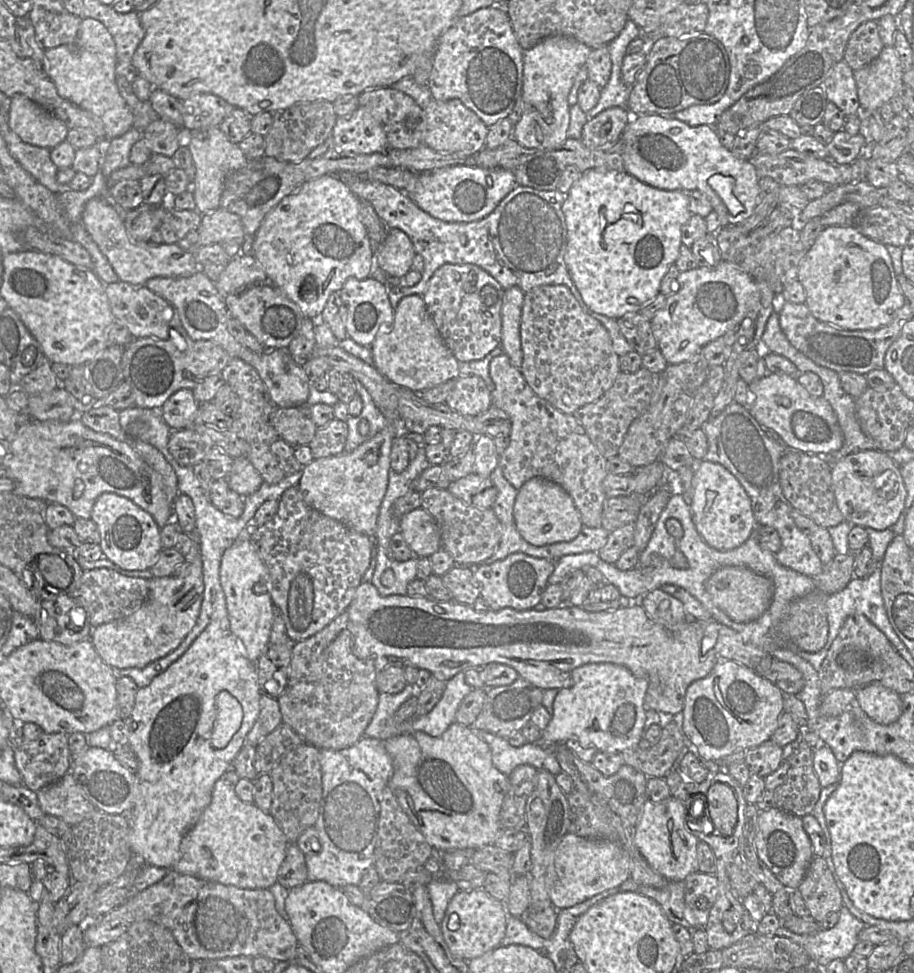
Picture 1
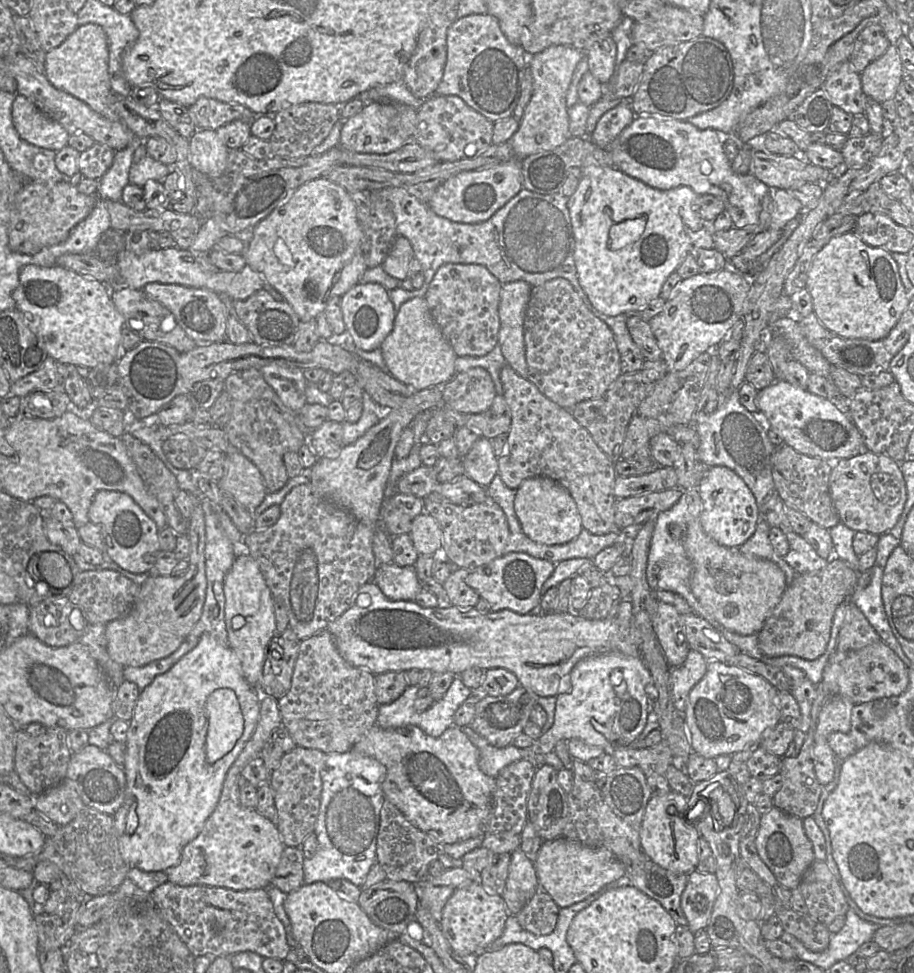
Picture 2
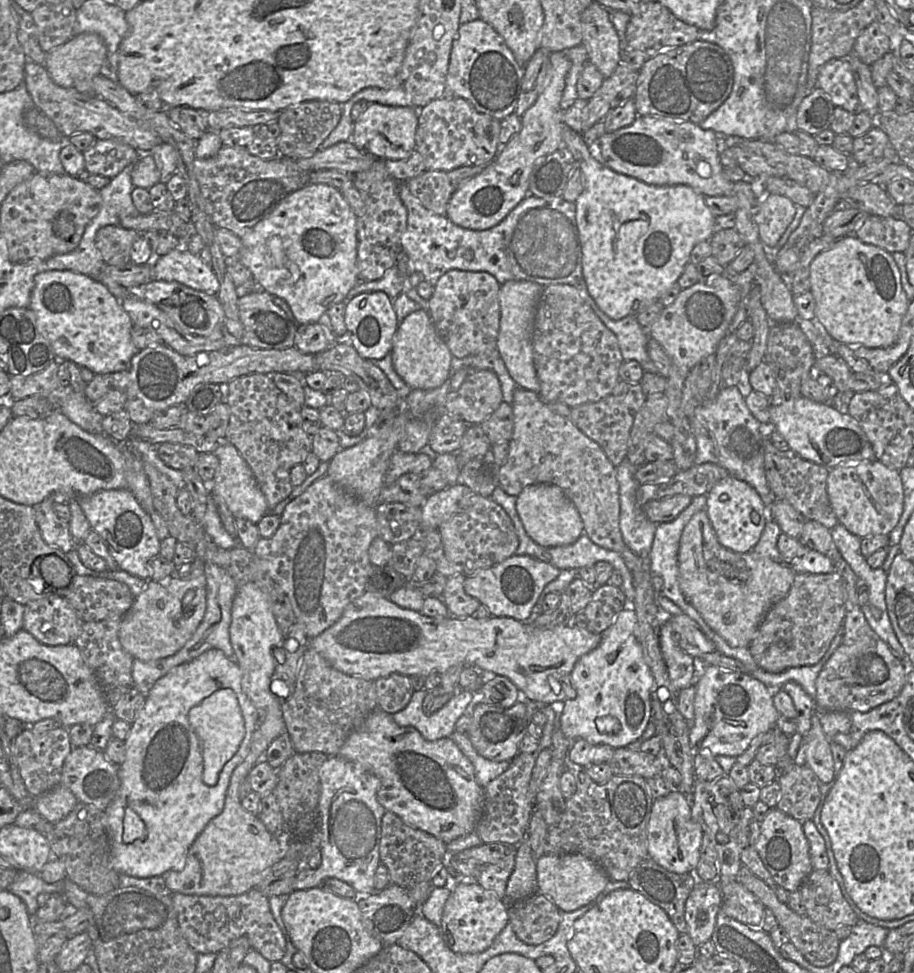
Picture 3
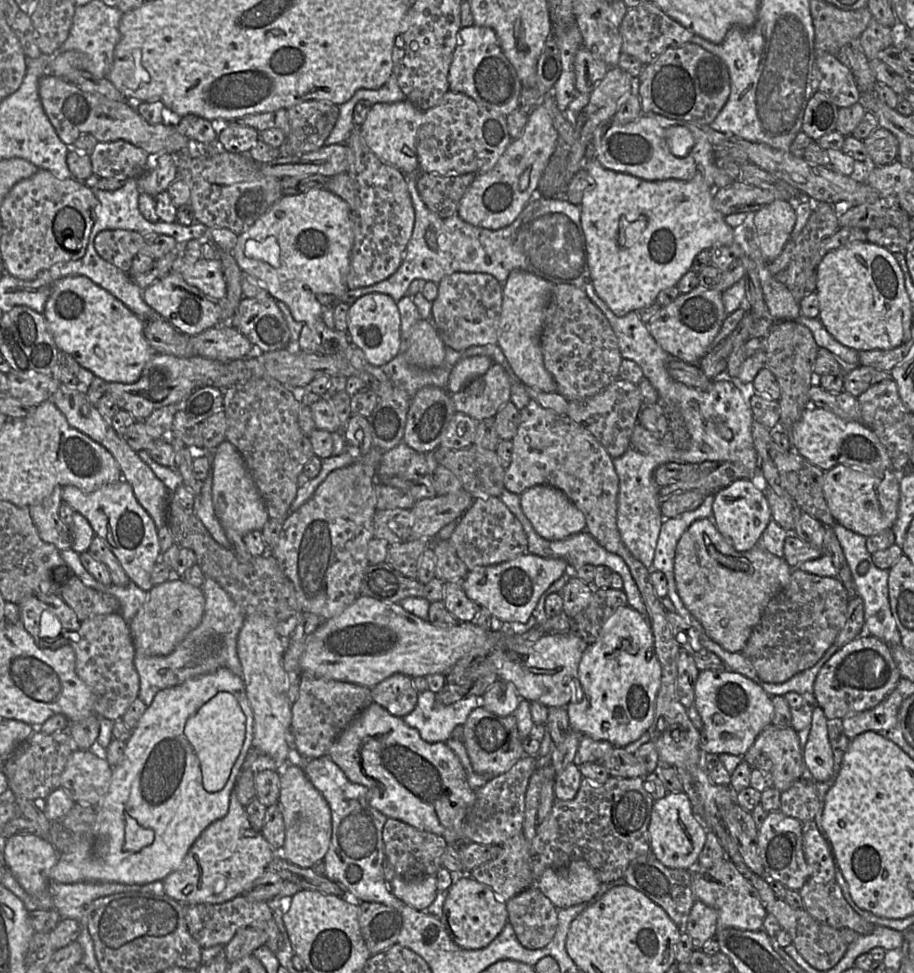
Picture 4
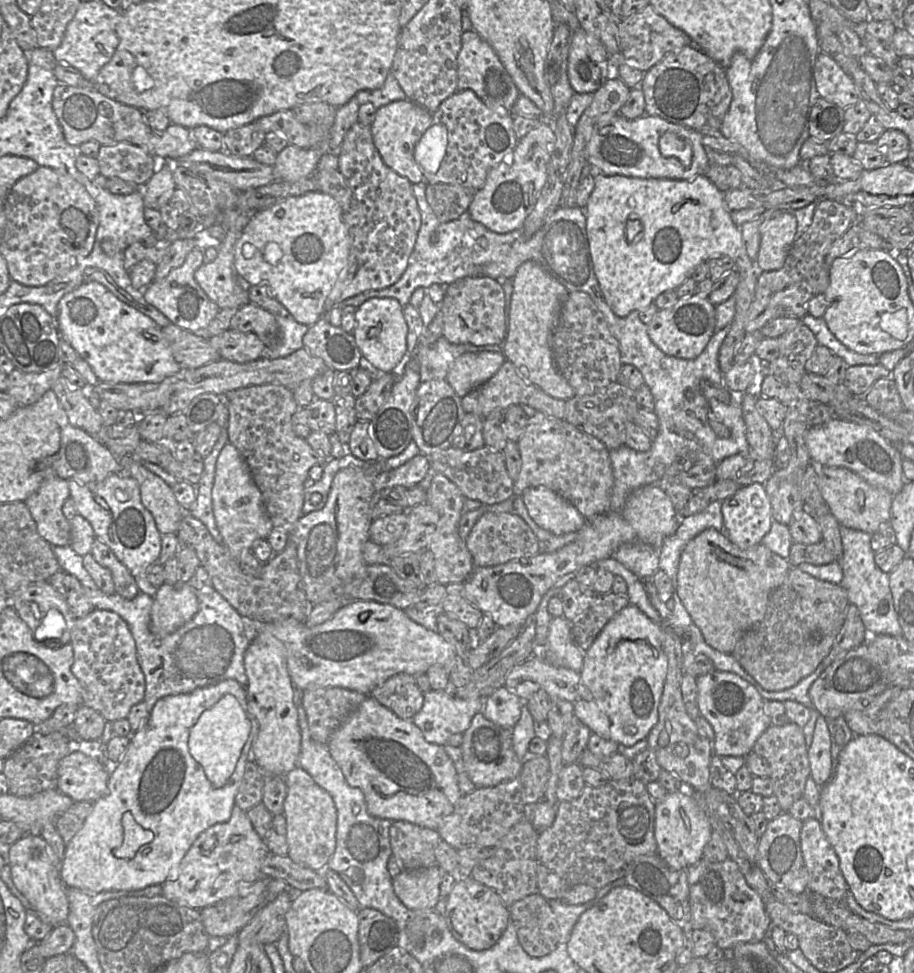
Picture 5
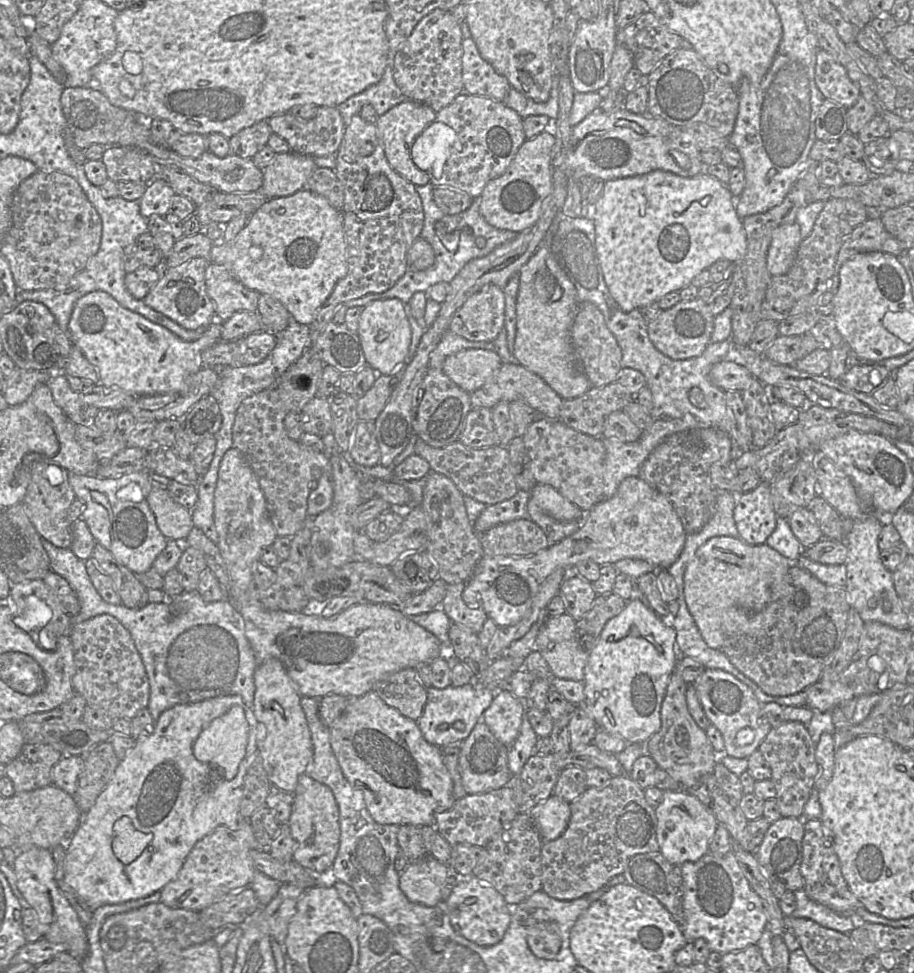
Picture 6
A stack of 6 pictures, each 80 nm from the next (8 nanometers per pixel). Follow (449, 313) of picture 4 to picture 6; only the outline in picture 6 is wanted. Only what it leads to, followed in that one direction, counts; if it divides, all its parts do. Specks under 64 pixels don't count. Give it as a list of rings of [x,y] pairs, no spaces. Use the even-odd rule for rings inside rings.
[[[488,285],[471,295],[454,313],[448,330],[469,341],[494,343],[504,320],[504,292]]]

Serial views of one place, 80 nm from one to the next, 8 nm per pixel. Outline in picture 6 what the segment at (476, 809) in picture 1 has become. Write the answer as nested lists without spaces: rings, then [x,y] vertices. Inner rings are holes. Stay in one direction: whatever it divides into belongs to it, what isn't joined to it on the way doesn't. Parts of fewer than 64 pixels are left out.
[[[371,690],[351,700],[330,726],[330,744],[342,773],[350,785],[363,792],[370,816],[379,824],[435,826],[435,816],[454,803],[453,781],[443,762],[441,748],[428,743],[417,721],[403,716]]]

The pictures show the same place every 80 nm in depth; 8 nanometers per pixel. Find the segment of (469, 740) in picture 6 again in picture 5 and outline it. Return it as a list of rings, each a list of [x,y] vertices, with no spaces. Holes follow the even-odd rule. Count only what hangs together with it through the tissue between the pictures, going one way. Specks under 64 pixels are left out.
[[[482,711],[474,715],[463,733],[462,758],[469,779],[477,787],[495,786],[519,776],[522,762],[512,745],[512,729],[501,727],[488,720]]]

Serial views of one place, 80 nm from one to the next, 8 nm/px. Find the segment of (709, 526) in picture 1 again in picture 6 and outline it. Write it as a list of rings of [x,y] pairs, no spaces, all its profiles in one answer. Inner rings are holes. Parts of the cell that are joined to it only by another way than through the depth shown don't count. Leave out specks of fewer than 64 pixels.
[[[761,482],[755,489],[736,499],[733,518],[739,538],[747,544],[765,544],[776,528],[776,515],[770,483]]]

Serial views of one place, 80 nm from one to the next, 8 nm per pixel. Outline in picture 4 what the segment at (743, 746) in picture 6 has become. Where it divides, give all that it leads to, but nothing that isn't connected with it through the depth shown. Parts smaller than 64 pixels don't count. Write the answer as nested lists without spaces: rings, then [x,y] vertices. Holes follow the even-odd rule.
[[[728,668],[700,671],[694,693],[694,706],[703,721],[700,732],[704,753],[743,757],[762,730],[772,724],[774,707],[771,696],[751,679]]]

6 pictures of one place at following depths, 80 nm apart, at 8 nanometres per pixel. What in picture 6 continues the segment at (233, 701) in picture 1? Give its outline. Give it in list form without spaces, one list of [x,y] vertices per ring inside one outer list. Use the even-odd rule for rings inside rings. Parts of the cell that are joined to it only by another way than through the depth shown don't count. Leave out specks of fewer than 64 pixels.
[[[235,705],[205,726],[193,744],[193,754],[198,761],[221,768],[223,777],[231,780],[237,774],[239,763],[245,755],[248,736],[249,724],[244,710]]]

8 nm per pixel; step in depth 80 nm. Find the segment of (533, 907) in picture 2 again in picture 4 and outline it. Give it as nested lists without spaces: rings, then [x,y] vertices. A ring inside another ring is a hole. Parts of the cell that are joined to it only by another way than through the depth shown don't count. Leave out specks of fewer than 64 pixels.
[[[536,883],[506,902],[508,922],[514,928],[518,941],[528,949],[540,949],[550,943],[557,930],[558,908],[546,897]]]

